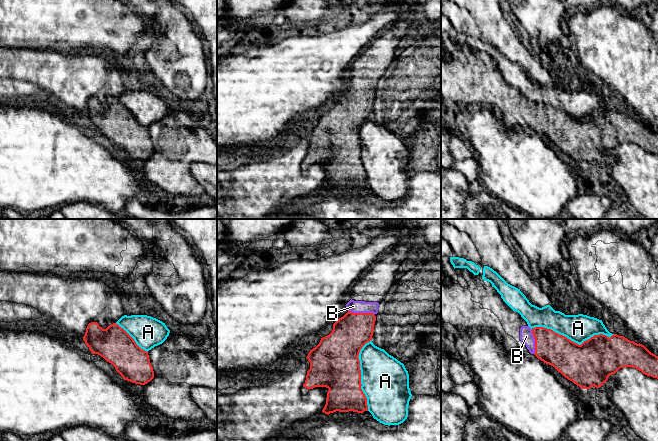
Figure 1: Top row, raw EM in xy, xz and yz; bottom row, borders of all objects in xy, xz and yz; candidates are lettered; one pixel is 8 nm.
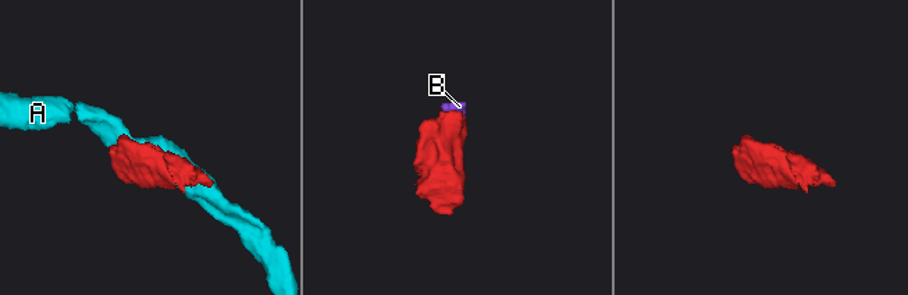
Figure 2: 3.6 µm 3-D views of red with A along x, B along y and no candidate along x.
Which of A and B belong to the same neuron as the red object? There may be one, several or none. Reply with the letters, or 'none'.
B

